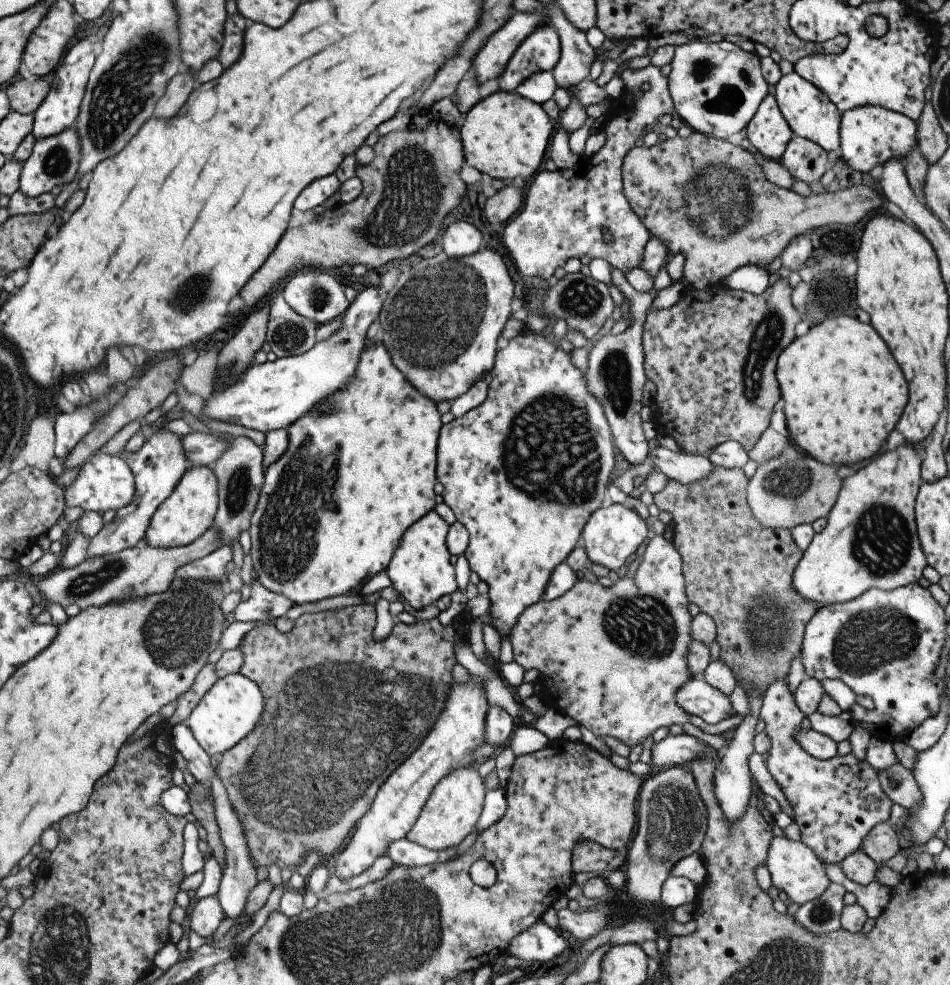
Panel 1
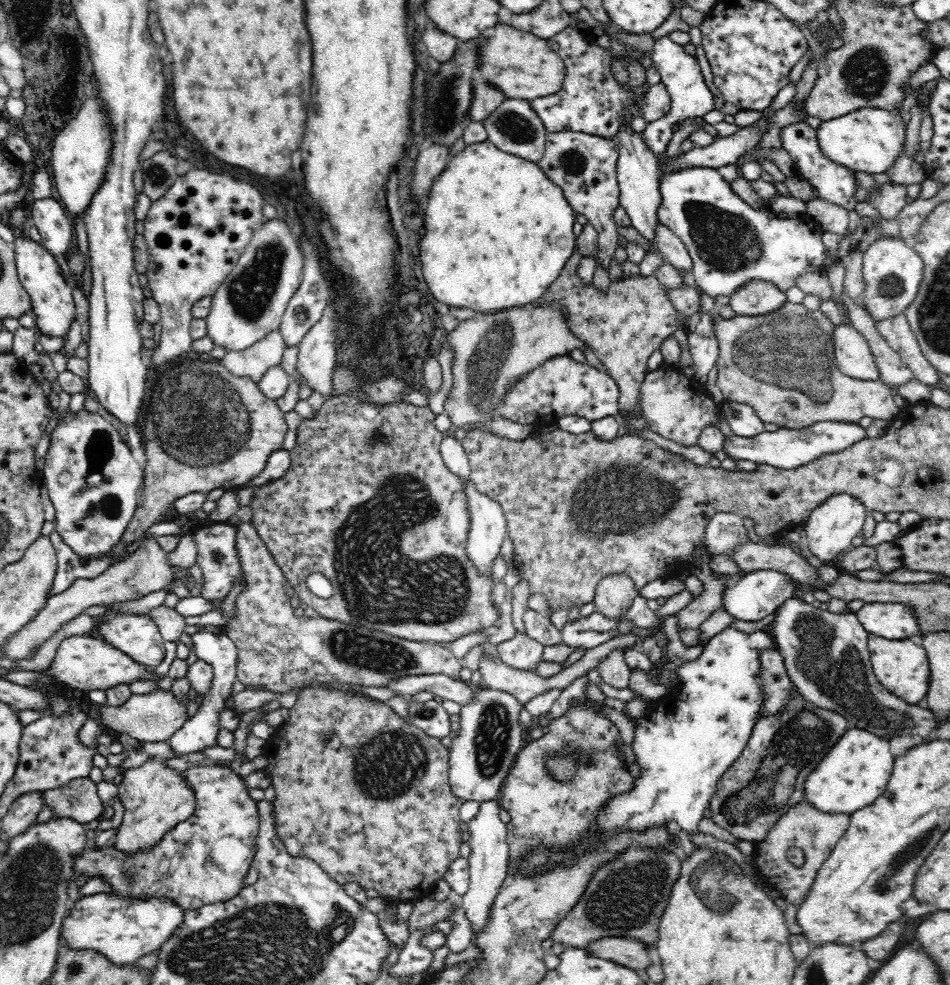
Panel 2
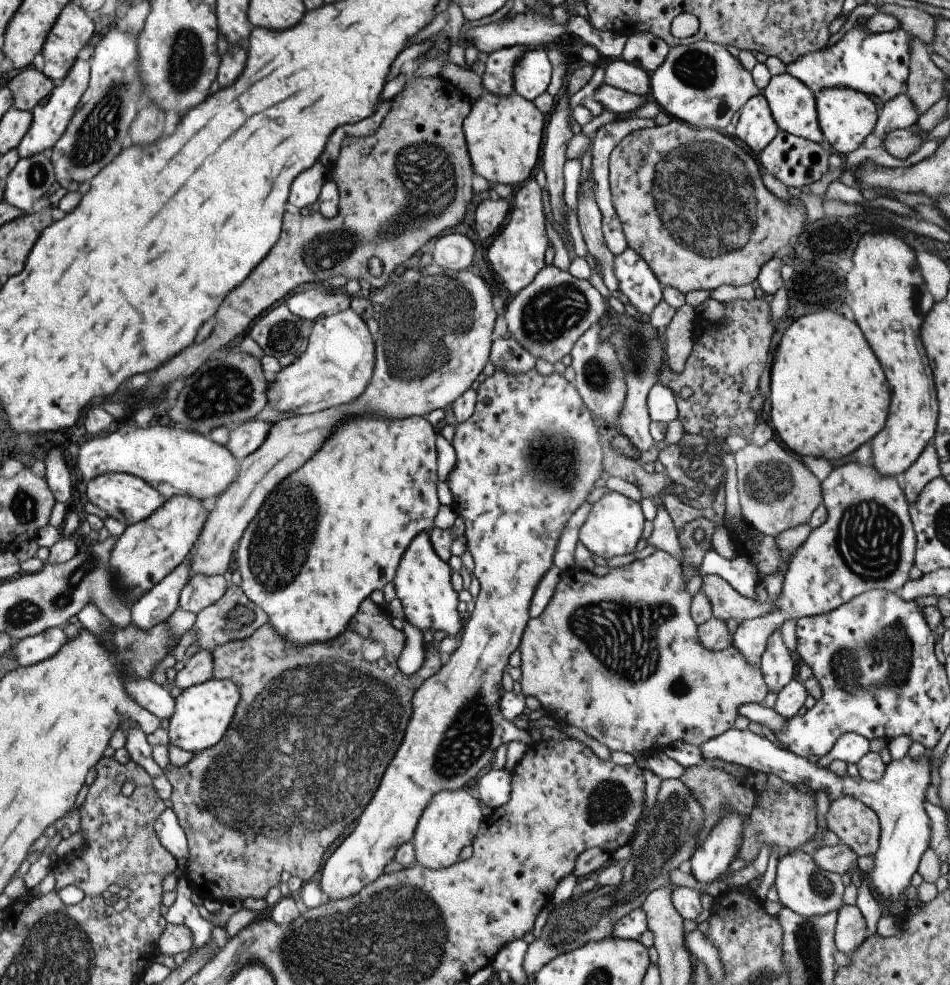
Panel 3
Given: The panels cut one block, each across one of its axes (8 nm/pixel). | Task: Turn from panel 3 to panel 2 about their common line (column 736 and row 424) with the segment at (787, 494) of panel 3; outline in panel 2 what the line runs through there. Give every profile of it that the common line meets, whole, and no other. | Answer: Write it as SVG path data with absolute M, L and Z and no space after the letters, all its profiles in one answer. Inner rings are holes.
M538 302L496 314L476 314L474 320L460 322L446 340L454 350L454 362L452 390L444 402L444 414L456 430L474 420L500 420L502 416L492 414L492 408L496 408L496 400L502 400L510 386L524 380L552 356L568 356L574 348L582 348L582 342L570 332L568 318L564 318L560 306L548 308L538 306Z

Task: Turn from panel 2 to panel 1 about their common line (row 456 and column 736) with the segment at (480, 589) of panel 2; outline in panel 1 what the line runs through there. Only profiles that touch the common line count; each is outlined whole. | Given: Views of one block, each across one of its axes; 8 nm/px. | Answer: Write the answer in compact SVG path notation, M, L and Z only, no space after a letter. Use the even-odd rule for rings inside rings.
M773 278L769 288L759 296L723 286L709 290L683 286L681 300L673 304L673 308L647 314L643 326L643 368L647 380L655 386L653 422L675 440L679 452L707 458L719 444L739 442L749 454L759 436L769 428L773 408L781 400L775 378L777 358L795 340L793 330L795 324L801 322L801 314L791 306L789 296L791 286L787 278Z

